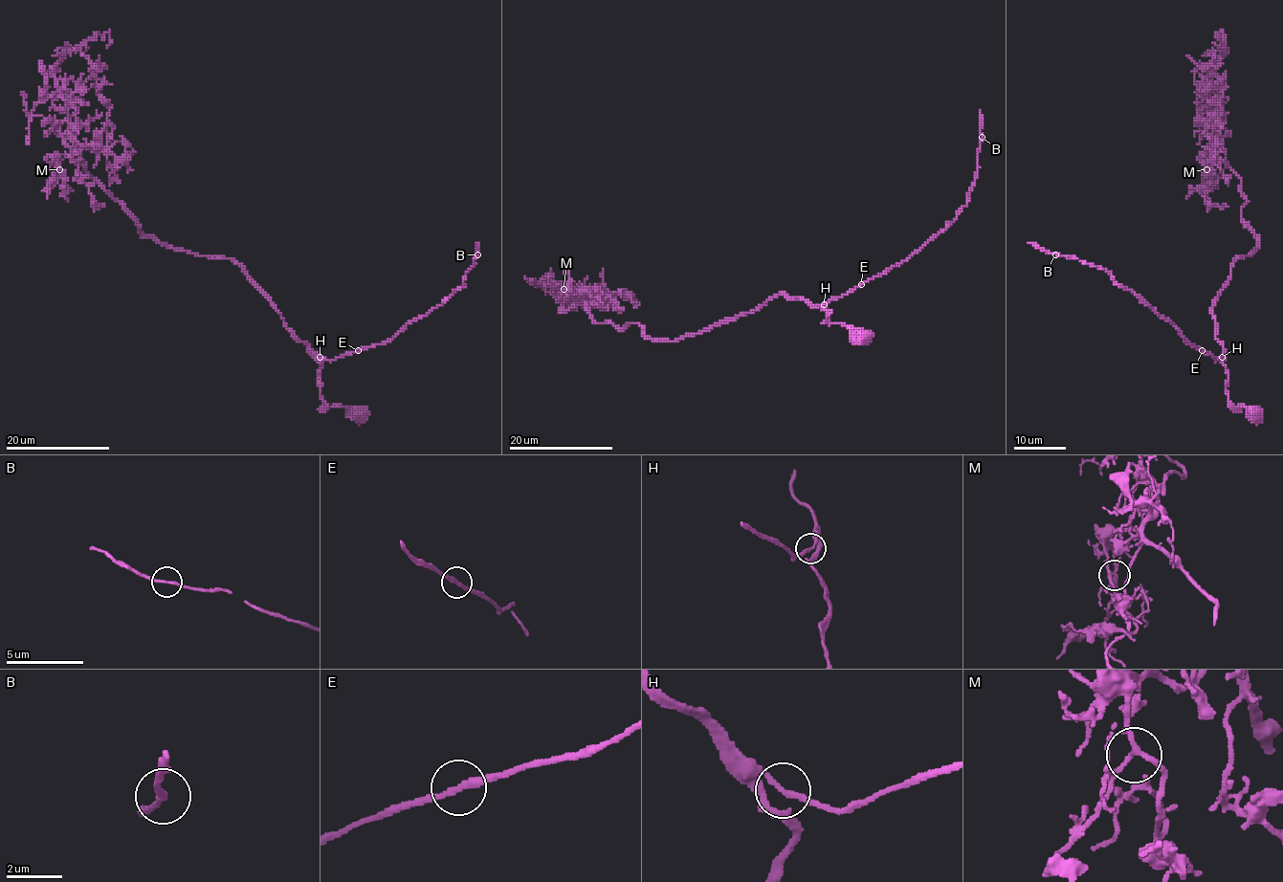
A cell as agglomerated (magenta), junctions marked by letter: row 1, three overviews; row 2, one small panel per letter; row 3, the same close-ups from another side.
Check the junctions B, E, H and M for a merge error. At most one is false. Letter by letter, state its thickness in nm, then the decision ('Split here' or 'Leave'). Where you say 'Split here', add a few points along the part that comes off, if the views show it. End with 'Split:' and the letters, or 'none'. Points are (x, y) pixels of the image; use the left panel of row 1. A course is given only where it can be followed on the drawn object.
B: Thickness 170 nm. Leave
E: Thickness 180 nm. Leave
H: Thickness 160 nm. Leave
M: Thickness 170 nm. Leave
Split: none

